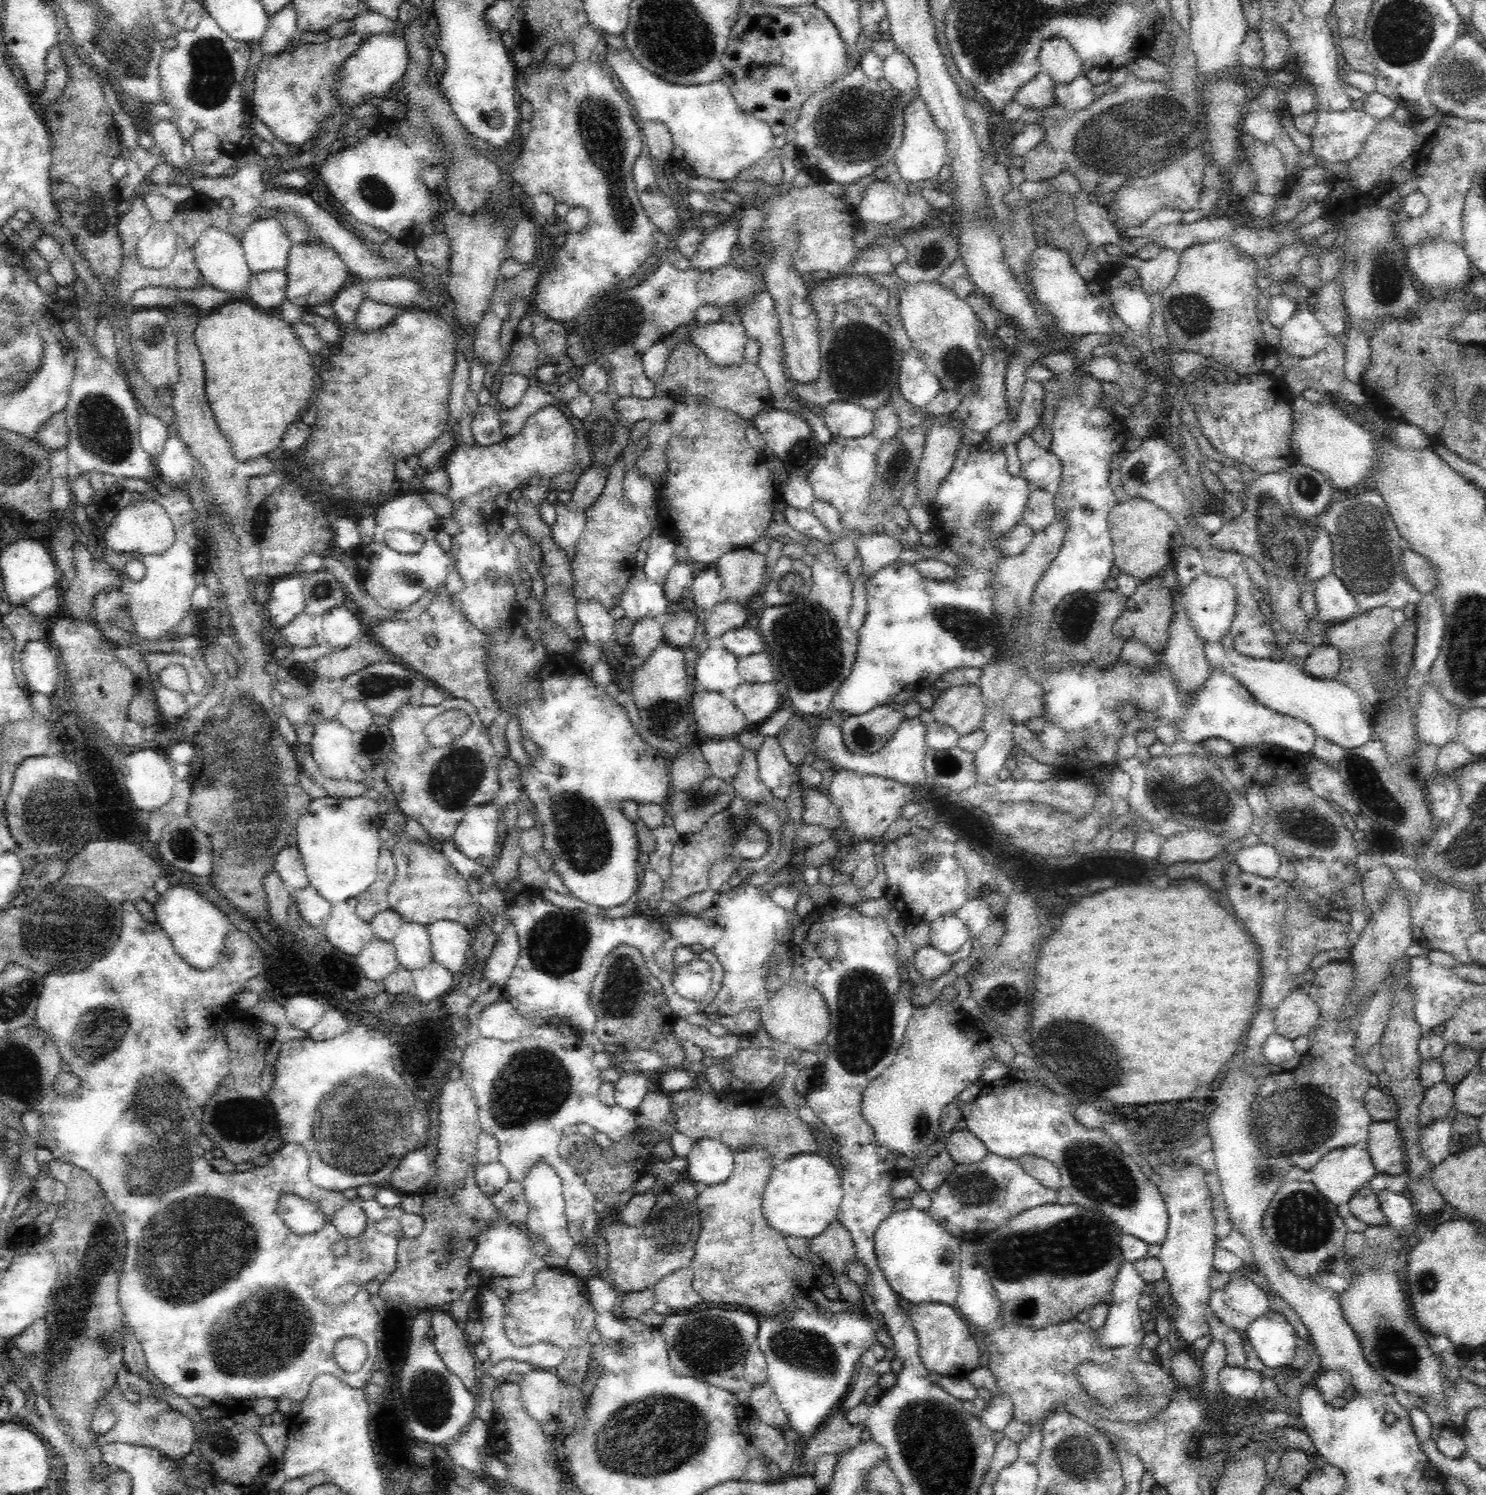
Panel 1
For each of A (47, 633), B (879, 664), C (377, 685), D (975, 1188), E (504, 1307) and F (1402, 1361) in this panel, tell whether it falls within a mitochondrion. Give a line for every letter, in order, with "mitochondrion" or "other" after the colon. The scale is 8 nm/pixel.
A: other
B: other
C: mitochondrion
D: mitochondrion
E: other
F: mitochondrion

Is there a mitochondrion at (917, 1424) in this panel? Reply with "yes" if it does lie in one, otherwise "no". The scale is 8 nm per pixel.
yes

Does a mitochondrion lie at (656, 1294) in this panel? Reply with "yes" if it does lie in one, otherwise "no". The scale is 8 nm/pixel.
no

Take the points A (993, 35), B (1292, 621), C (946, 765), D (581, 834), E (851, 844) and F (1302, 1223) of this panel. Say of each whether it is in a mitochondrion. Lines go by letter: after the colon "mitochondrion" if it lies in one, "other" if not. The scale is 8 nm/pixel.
A: mitochondrion
B: other
C: mitochondrion
D: mitochondrion
E: other
F: mitochondrion

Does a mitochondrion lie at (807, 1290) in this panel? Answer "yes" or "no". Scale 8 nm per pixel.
no

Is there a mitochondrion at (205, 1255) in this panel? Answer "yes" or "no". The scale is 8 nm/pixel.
yes

